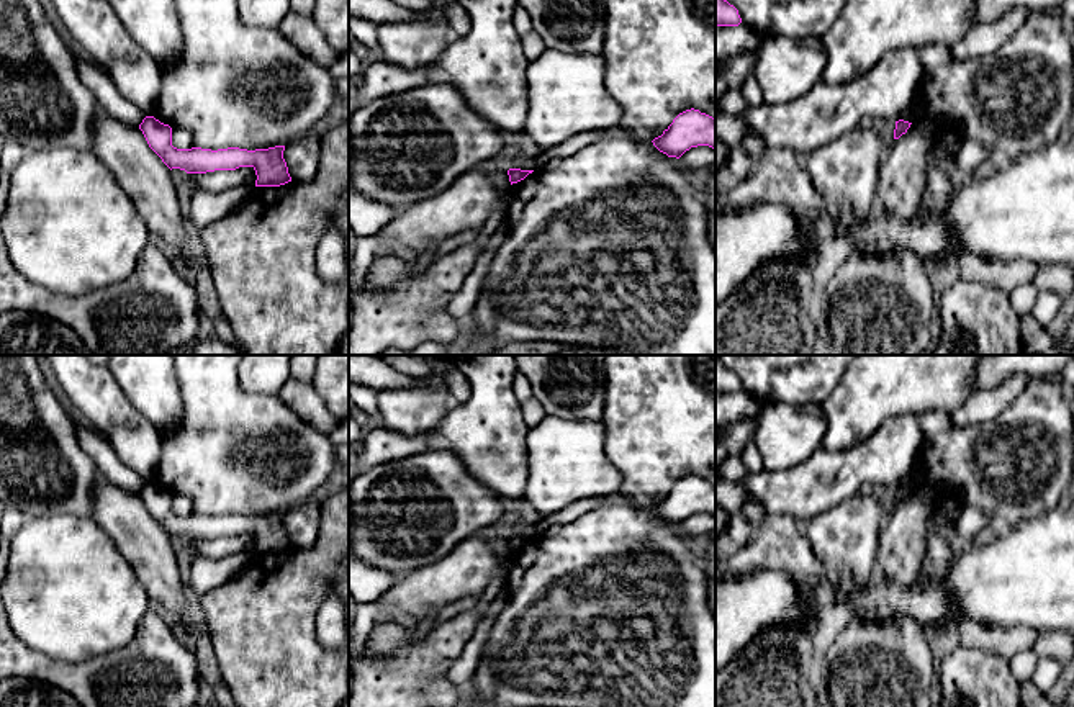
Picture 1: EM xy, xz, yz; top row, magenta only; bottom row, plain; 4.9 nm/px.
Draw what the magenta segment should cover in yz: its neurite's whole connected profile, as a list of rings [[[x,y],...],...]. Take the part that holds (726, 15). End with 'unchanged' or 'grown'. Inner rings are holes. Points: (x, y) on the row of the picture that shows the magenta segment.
[[[715,0],[715,25],[717,26],[738,26],[742,18],[738,10],[727,0]]] | unchanged

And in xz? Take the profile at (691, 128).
[[[694,108],[686,110],[652,142],[660,152],[676,159],[697,146],[709,146],[715,151],[715,119]]] | unchanged

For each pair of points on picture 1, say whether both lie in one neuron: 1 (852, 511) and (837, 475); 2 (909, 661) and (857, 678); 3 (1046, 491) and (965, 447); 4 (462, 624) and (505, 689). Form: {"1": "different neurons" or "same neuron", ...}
{"1": "different neurons", "2": "same neuron", "3": "same neuron", "4": "different neurons"}

